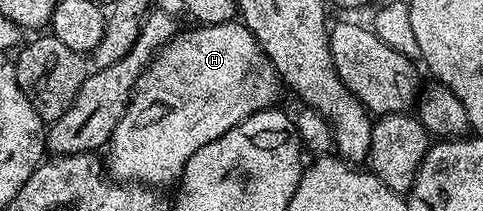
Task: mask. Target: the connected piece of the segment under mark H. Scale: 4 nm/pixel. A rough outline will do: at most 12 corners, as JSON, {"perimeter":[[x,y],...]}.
{"perimeter":[[242,22],[192,26],[140,76],[113,181],[179,181],[276,101]]}

